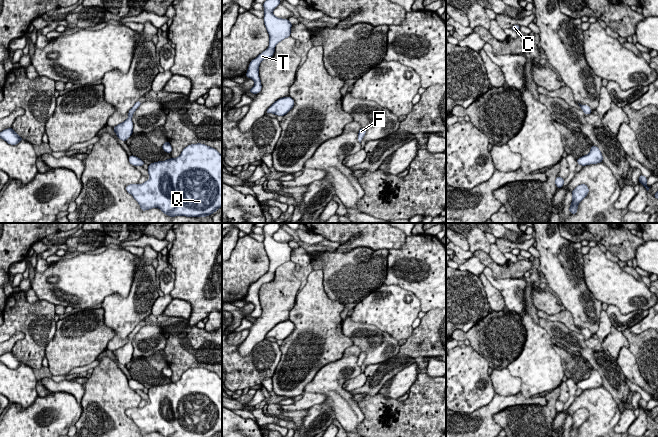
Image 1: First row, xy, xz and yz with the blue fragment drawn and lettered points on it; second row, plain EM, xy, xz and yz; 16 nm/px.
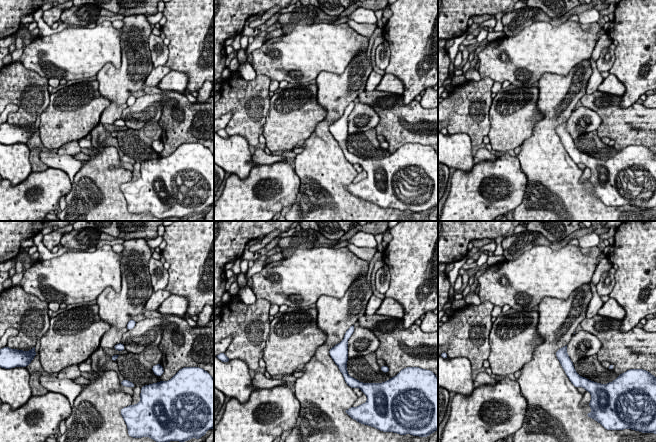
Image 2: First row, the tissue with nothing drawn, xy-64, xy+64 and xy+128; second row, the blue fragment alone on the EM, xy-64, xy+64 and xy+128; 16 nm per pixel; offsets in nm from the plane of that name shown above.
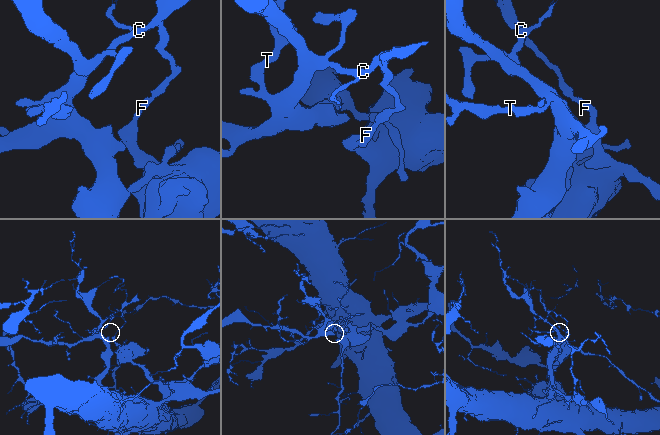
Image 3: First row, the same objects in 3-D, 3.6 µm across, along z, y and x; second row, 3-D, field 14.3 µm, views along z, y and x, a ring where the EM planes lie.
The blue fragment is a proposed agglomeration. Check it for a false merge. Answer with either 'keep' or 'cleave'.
cleave

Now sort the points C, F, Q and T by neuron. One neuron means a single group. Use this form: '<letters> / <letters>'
C F T / Q

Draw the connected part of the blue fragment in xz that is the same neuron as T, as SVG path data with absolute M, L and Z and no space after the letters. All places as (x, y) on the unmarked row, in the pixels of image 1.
M267 223L263 227L263 244L269 258L269 271L250 286L247 297L245 298L247 302L255 306L254 310L249 313L249 316L252 318L258 318L262 313L259 301L259 290L261 285L271 282L274 279L276 269L291 259L291 251L293 248L289 243L282 243L273 239L273 234L279 228L281 228L279 223Z

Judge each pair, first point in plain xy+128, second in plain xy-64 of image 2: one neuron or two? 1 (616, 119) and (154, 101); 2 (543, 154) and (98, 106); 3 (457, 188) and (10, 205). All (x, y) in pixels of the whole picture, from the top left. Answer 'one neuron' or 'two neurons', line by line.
1: two neurons
2: two neurons
3: one neuron

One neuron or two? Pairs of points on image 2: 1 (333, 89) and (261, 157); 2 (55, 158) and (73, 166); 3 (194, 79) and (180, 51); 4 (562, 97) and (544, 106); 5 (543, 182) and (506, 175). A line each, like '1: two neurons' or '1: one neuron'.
1: two neurons
2: one neuron
3: one neuron
4: one neuron
5: two neurons

